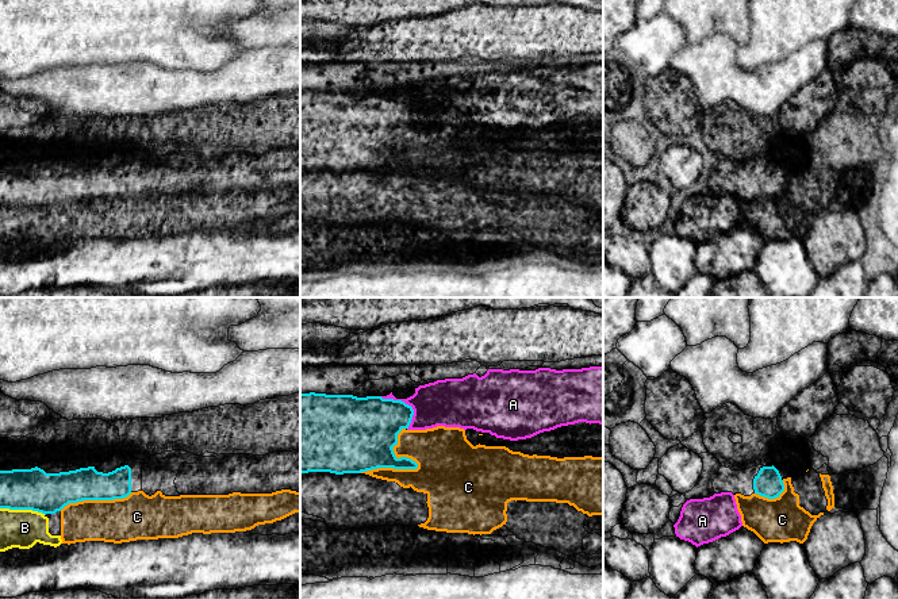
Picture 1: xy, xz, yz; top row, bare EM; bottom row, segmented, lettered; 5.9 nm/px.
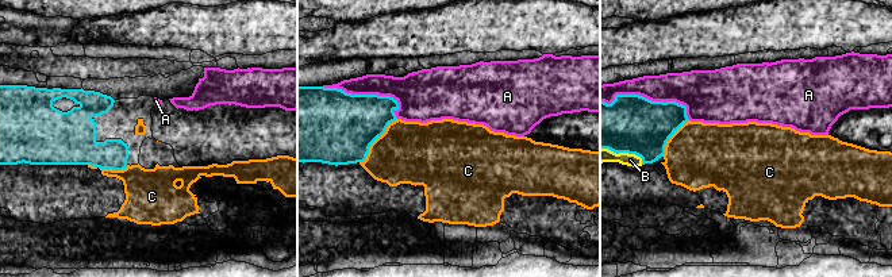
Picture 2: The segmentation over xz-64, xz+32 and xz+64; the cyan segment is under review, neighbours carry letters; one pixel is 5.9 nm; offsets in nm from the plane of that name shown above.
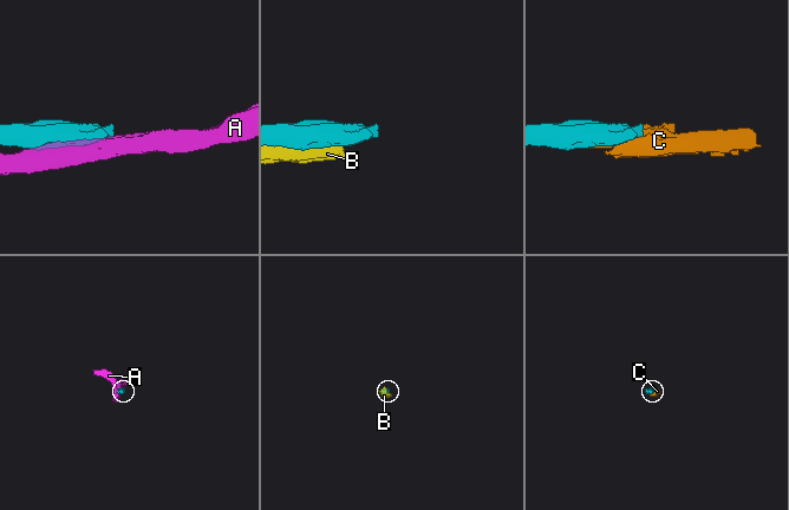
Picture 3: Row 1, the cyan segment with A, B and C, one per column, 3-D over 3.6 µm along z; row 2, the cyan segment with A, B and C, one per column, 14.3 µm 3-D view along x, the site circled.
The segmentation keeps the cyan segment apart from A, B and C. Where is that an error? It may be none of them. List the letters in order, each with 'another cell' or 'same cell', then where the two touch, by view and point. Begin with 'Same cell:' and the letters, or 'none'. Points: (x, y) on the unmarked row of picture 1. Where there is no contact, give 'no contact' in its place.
Same cell: none
A: another cell; contact xz (407, 102)
B: another cell; contact xy (23, 206)
C: another cell; contact xz (414, 165)

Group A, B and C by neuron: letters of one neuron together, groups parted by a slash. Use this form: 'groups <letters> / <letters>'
groups A / B C

